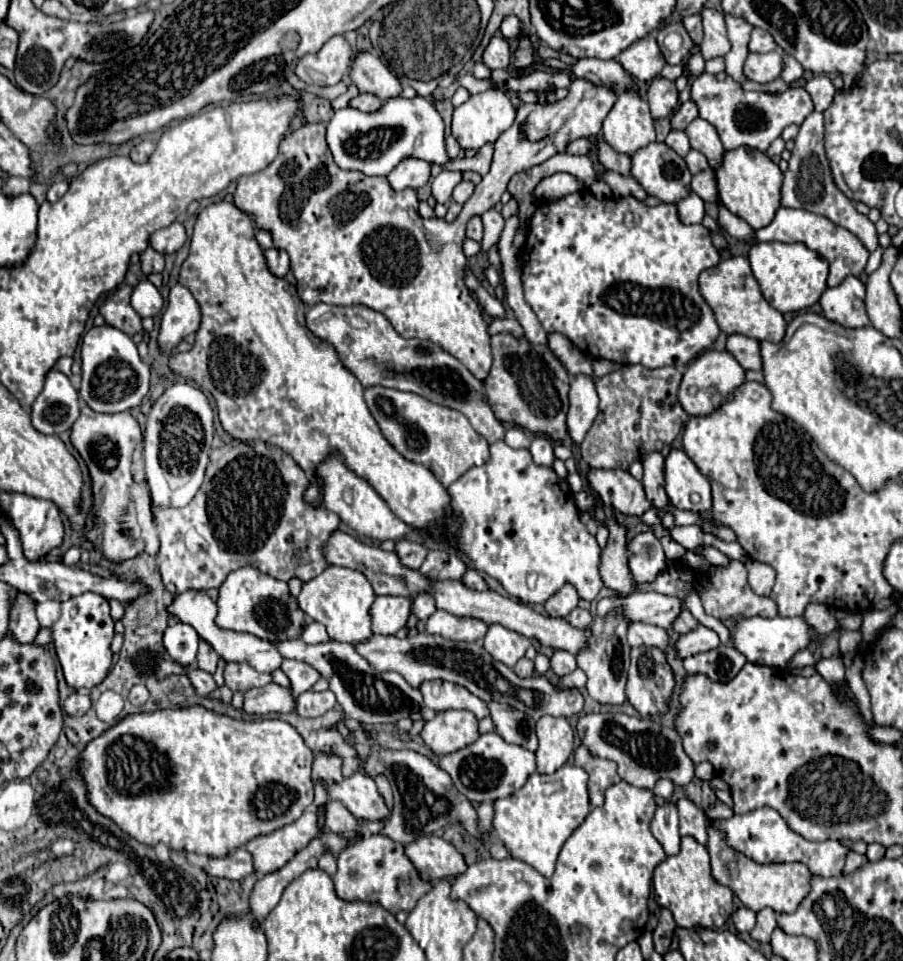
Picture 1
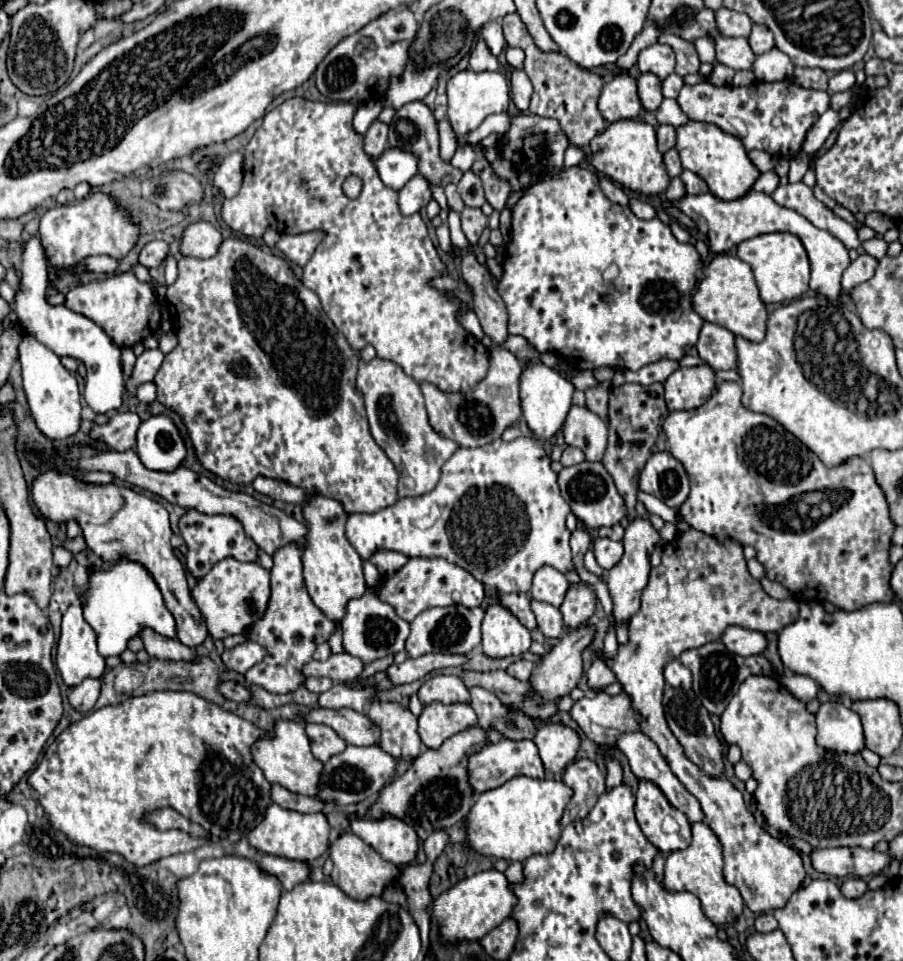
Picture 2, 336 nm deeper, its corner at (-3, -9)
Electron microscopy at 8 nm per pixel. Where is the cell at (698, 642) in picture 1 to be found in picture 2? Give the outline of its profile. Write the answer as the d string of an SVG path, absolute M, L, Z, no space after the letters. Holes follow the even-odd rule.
M728 626L720 640L724 642L724 646L730 652L734 652L738 656L762 654L762 650L768 646L768 640L762 632L748 630L748 628L742 628L742 626Z

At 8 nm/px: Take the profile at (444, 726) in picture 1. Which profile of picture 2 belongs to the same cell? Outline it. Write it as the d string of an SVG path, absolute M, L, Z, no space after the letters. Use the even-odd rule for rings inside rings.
M432 702L418 716L418 734L428 748L438 748L446 738L474 726L476 712L470 704Z

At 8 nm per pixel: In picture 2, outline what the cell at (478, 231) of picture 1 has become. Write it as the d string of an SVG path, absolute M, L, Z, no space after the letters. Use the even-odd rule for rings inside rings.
M464 208L460 218L462 218L462 230L464 230L468 242L474 246L488 224L488 218L482 214L480 208Z

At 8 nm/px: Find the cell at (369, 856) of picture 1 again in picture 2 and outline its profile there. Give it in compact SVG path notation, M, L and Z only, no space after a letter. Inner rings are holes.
M352 832L340 834L340 836L330 844L328 854L330 854L332 862L334 862L334 870L332 870L332 874L330 874L330 876L332 876L332 882L334 882L338 888L342 888L348 896L352 896L352 898L356 898L356 900L366 900L366 898L370 898L370 896L380 896L380 894L384 892L384 888L390 886L390 884L394 884L396 878L398 878L398 874L400 874L400 870L398 870L394 864L382 860L380 854L378 854L376 850L372 850L372 846L364 844L364 842L362 842L356 834L352 834Z

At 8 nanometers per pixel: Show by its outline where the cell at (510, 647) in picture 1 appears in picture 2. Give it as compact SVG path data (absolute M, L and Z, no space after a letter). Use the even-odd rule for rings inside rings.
M492 602L486 608L482 620L482 648L490 658L520 656L530 648L530 632L520 620L500 602Z

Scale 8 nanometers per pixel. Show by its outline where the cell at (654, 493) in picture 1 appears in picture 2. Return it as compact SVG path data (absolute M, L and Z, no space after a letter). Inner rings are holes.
M636 518L626 528L622 544L624 544L624 554L622 554L620 562L612 570L608 570L608 576L606 576L606 584L608 584L608 590L610 590L612 604L614 604L612 606L614 628L618 628L620 624L628 624L632 614L636 614L636 610L640 610L640 594L642 594L644 586L648 584L648 574L652 570L650 552L654 550L656 544L660 544L660 536L658 536L658 532L652 528L652 524L648 520Z

